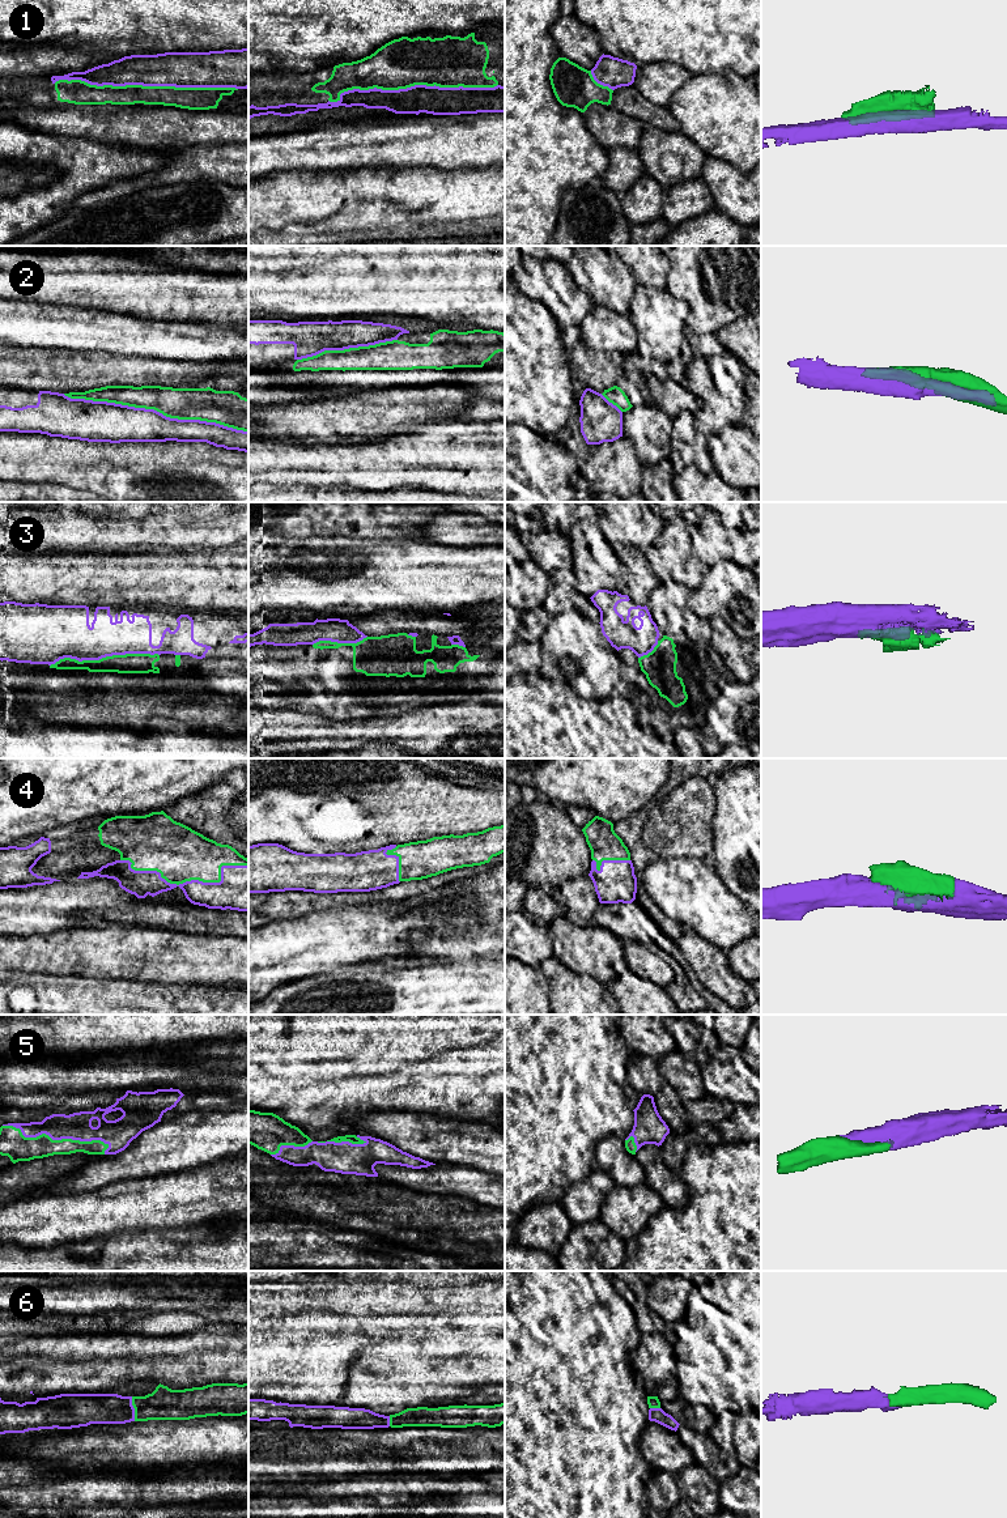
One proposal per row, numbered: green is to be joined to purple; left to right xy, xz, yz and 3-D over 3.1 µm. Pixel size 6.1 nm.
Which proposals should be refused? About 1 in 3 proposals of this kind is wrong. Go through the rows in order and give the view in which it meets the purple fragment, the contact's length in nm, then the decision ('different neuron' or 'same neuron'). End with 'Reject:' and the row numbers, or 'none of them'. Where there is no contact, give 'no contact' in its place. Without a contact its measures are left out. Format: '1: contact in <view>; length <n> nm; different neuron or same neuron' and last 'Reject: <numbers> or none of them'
1: contact in xy; length 1150 nm; different neuron
2: contact in xy; length 1150 nm; different neuron
3: contact in xy; length 700 nm; different neuron
4: contact in xy; length 800 nm; same neuron
5: contact in xy; length 650 nm; same neuron
6: contact in xy; length 150 nm; same neuron
Reject: 1, 2, 3

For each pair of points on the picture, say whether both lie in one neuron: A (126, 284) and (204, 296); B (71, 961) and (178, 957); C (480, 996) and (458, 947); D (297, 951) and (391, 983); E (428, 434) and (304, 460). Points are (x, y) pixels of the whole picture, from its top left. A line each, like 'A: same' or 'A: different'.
A: same
B: same
C: different
D: different
E: same

